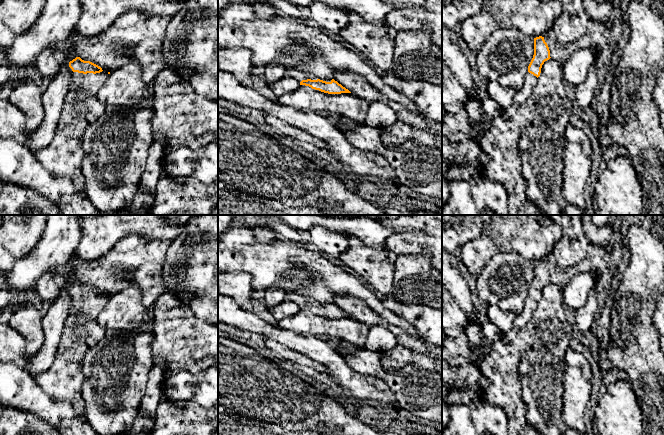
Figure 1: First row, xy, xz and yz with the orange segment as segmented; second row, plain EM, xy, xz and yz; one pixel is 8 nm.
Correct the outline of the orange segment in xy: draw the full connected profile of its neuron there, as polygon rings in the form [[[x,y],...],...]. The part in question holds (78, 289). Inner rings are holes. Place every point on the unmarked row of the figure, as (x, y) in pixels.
[[[80,281],[70,285],[69,291],[73,295],[69,315],[75,314],[77,310],[80,310],[83,316],[90,320],[97,318],[109,300],[108,297],[103,297],[102,292],[98,289],[90,285],[84,285]]]

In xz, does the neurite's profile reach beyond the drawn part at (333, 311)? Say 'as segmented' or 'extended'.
extended

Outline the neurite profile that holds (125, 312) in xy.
[[[129,287],[110,296],[96,320],[110,333],[130,334],[149,318],[149,308],[142,302],[140,289]]]

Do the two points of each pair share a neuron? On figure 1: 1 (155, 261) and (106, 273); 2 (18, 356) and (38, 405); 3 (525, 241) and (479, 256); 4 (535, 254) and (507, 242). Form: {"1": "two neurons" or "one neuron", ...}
{"1": "one neuron", "2": "two neurons", "3": "one neuron", "4": "one neuron"}

